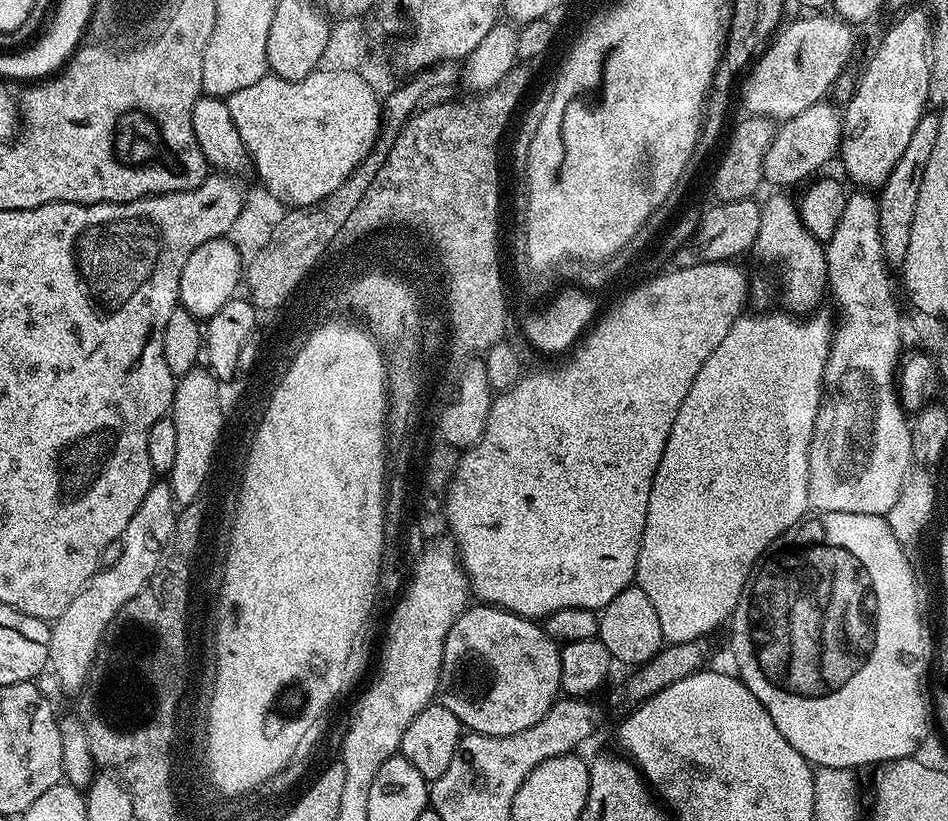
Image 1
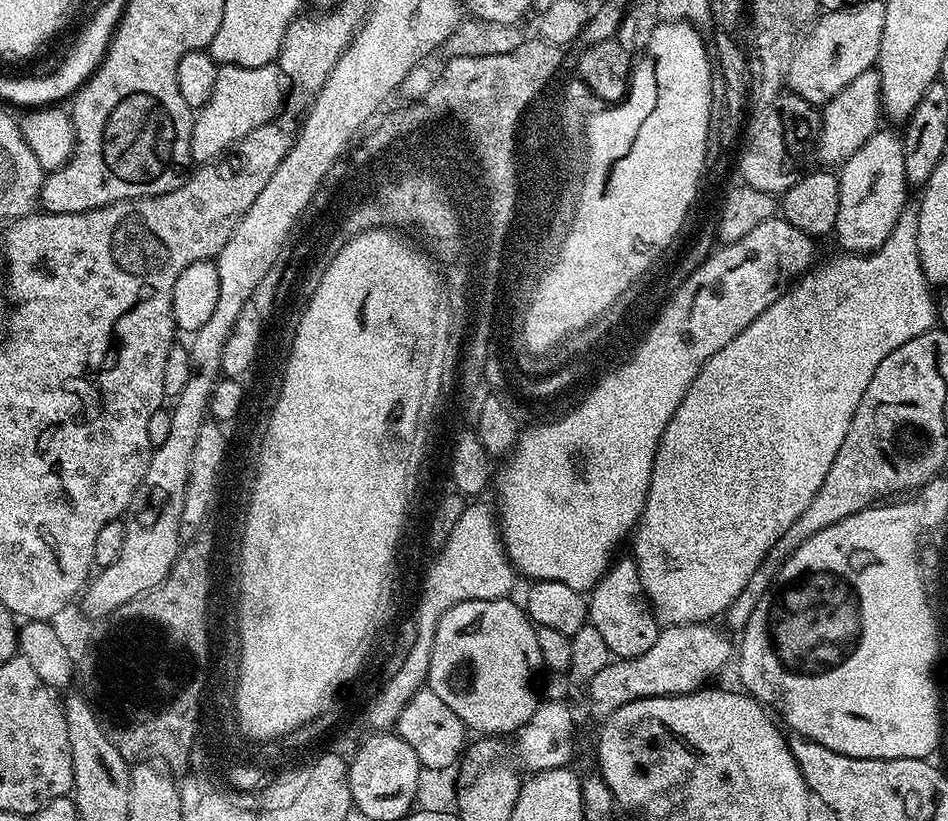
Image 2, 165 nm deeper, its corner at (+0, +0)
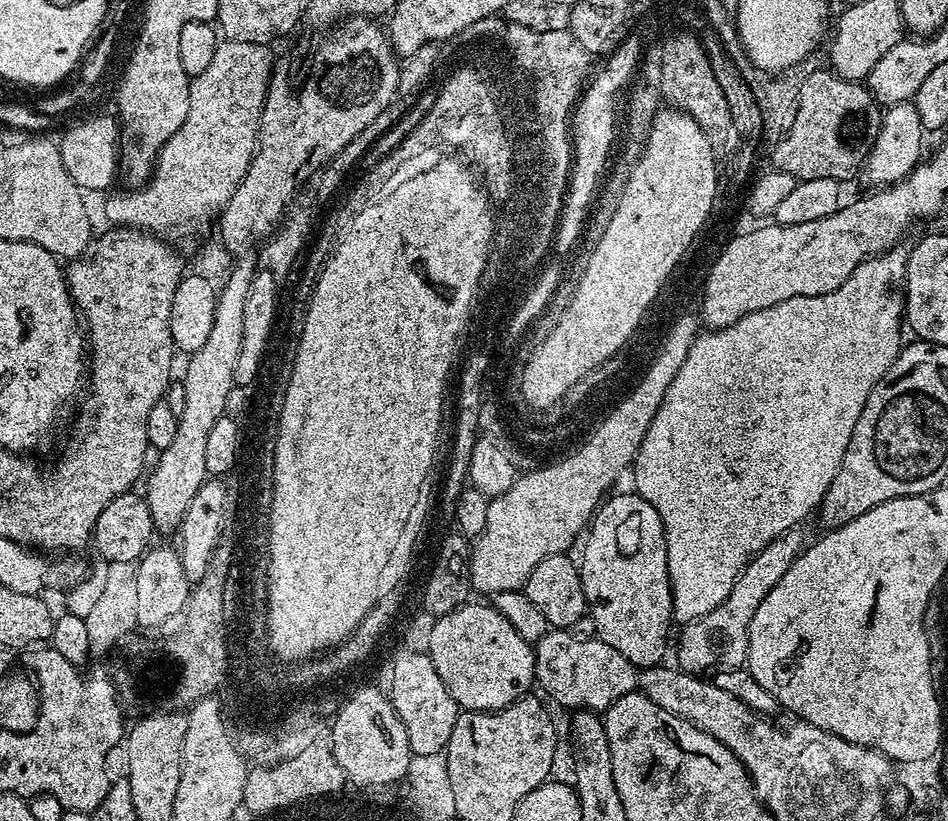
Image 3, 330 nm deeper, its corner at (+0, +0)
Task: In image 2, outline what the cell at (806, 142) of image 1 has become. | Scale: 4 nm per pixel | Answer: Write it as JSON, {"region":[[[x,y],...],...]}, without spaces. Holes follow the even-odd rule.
{"region":[[[869,70],[858,74],[850,86],[842,86],[834,98],[830,98],[827,104],[823,105],[820,112],[820,131],[814,140],[814,156],[821,160],[824,166],[839,166],[845,164],[881,127],[882,109],[880,106],[880,73],[875,70]]]}

